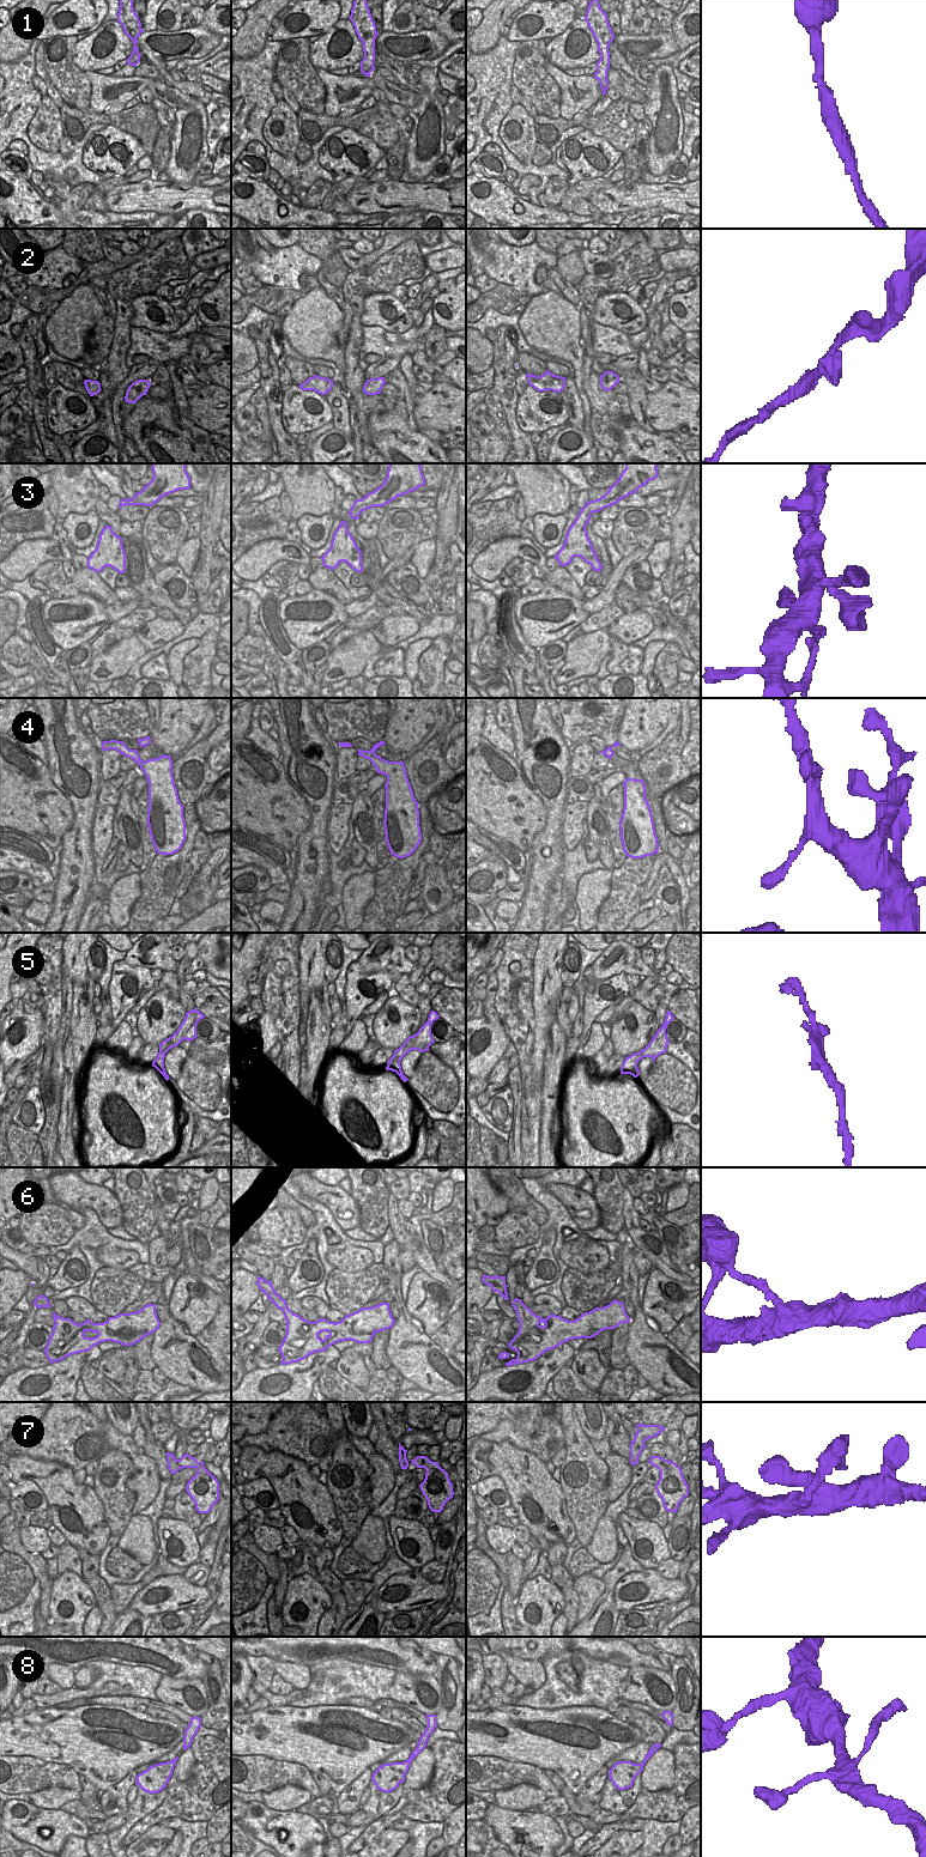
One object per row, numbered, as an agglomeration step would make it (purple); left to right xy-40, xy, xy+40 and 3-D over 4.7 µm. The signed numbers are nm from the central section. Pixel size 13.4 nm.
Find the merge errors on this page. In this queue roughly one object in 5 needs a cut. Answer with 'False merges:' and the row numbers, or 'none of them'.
False merges: none of them

